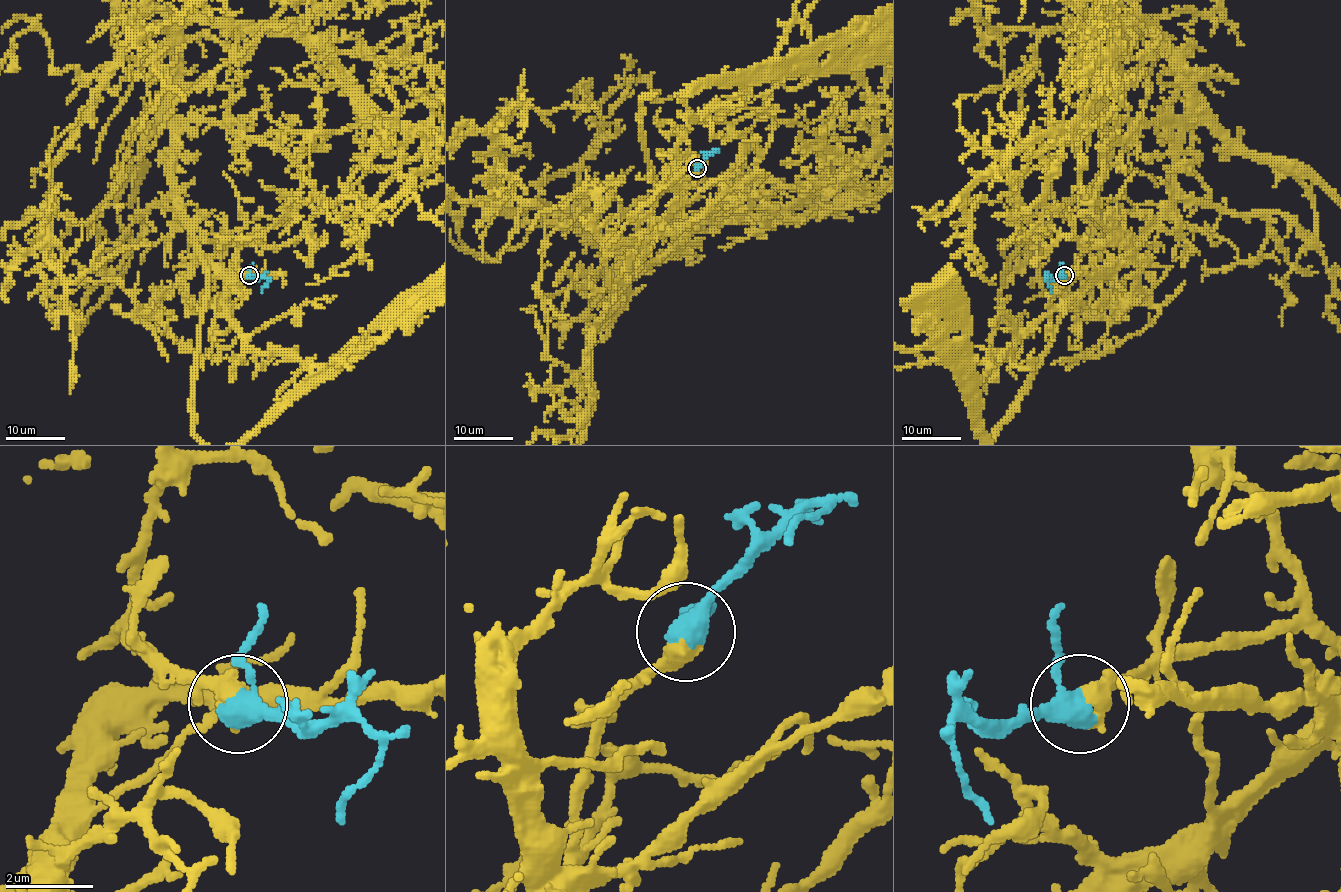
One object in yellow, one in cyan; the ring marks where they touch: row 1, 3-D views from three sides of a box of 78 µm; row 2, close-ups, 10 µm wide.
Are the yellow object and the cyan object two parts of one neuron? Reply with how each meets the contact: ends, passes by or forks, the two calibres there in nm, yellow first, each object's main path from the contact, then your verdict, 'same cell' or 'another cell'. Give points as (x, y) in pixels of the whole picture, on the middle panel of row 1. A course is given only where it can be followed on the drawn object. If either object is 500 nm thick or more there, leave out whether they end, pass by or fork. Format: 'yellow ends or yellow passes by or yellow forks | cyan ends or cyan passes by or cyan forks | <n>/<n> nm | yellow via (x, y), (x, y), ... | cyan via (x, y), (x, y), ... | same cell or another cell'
yellow ends | cyan passes by | 440/440 nm | cyan via (697, 168), (711, 156) | same cell

